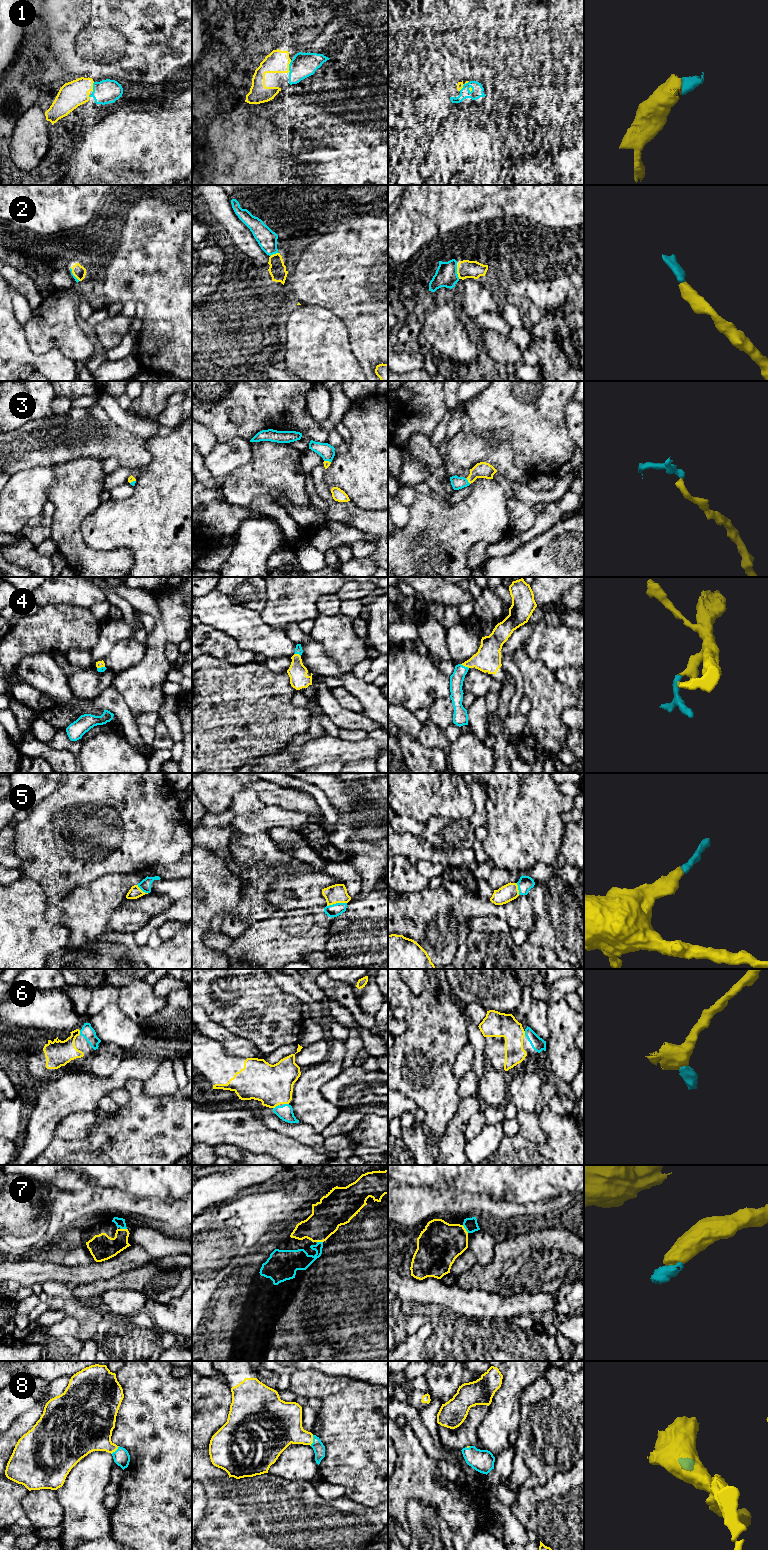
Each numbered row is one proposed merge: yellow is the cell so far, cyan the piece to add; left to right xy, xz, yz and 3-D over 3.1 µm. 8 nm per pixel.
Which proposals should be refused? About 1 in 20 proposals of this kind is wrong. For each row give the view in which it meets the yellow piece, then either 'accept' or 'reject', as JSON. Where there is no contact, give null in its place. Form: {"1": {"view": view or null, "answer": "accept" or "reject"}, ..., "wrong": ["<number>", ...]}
{"1": {"view": "xz", "answer": "accept"}, "2": {"view": "yz", "answer": "accept"}, "3": {"view": "yz", "answer": "accept"}, "4": {"view": "yz", "answer": "accept"}, "5": {"view": "xz", "answer": "accept"}, "6": {"view": "xz", "answer": "accept"}, "7": {"view": "yz", "answer": "accept"}, "8": {"view": "xz", "answer": "accept"}, "wrong": []}

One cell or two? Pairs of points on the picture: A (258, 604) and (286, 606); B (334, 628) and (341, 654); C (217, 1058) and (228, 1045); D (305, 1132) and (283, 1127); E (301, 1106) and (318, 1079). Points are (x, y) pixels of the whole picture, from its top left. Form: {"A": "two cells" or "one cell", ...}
{"A": "two cells", "B": "one cell", "C": "two cells", "D": "one cell", "E": "one cell"}

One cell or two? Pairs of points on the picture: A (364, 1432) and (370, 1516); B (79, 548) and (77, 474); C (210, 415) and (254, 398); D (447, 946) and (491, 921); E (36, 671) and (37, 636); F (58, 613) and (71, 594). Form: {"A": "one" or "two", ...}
{"A": "two", "B": "one", "C": "one", "D": "two", "E": "two", "F": "two"}

